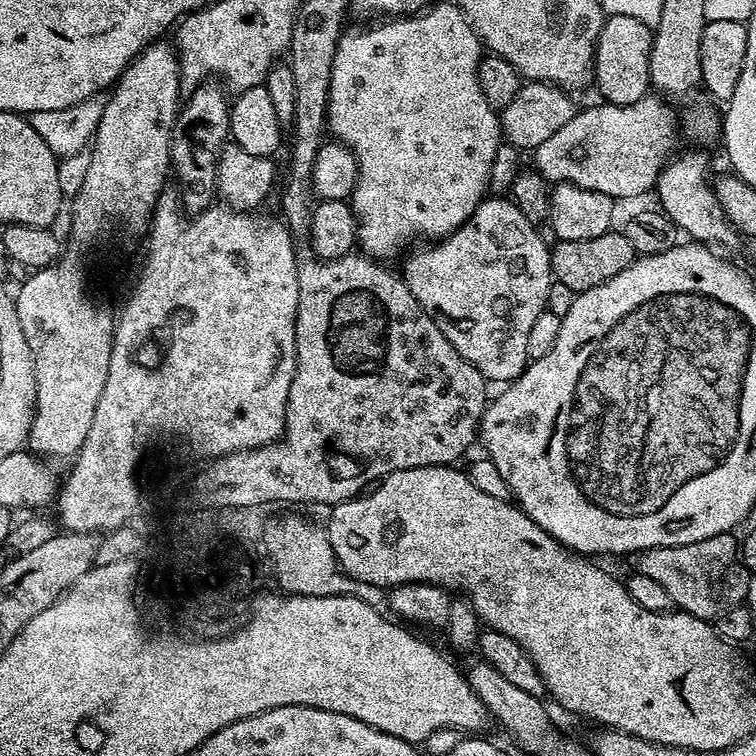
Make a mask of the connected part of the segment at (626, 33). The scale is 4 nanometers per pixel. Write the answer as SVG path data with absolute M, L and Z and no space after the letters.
M612 15L605 19L596 43L593 67L594 84L596 82L603 101L614 105L629 105L649 93L652 33L651 27L629 15Z

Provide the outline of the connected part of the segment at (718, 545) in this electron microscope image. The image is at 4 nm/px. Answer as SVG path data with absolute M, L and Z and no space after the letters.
M731 532L703 539L702 542L687 543L686 546L648 548L637 555L637 571L663 586L679 611L690 613L700 620L715 620L726 610L743 605L749 592L752 574L742 562L740 540L735 536Z

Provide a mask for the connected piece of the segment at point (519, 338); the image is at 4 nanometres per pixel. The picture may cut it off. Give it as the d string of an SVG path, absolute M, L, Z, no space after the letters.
M485 198L480 201L474 214L458 230L437 239L429 248L407 253L408 261L402 267L404 281L410 294L432 317L446 334L450 346L466 358L489 382L518 379L530 361L526 354L526 342L538 314L548 307L548 295L553 282L552 253L550 244L540 236L540 229L532 224L508 198Z

